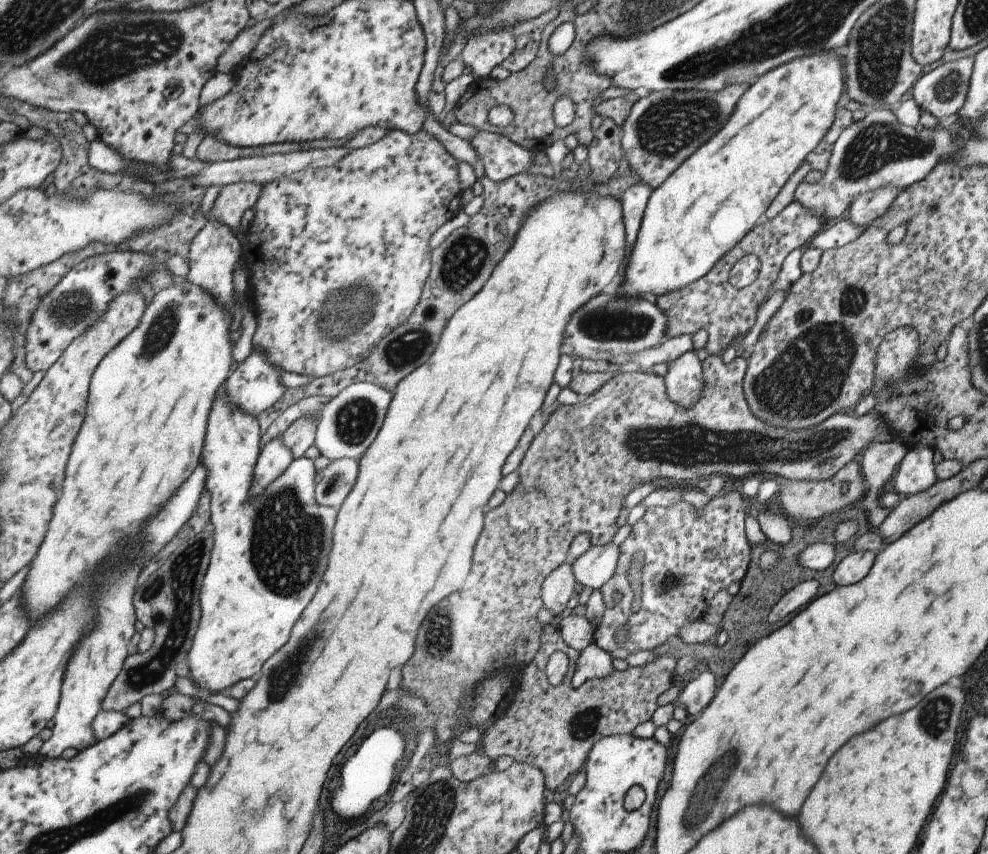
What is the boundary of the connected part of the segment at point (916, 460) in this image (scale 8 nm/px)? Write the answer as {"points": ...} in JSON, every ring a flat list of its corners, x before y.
{"points":[[927,445,909,446,906,449,906,455,896,466,894,492,901,498,929,488,937,481,934,473,935,461,931,447]]}

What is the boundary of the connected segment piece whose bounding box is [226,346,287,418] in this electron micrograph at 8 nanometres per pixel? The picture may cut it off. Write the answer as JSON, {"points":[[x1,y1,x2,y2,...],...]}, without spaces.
{"points":[[251,347,251,355,241,363,227,380,230,401,236,406,259,418,260,414,270,409,279,398,283,398,287,388,281,384,281,369,268,360,268,357]]}

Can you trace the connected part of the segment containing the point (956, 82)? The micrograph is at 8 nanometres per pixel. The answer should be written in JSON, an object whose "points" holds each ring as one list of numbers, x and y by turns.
{"points":[[972,56,960,57,957,60,937,66,917,79,912,84,911,94,919,110,928,112,935,118,955,114,963,104,967,92,968,80,972,71,972,60]]}

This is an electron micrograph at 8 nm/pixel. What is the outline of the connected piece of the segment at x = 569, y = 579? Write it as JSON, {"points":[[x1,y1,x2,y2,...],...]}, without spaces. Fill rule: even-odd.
{"points":[[565,562,551,571,540,586,542,607,558,615,575,590,575,581,571,567]]}

